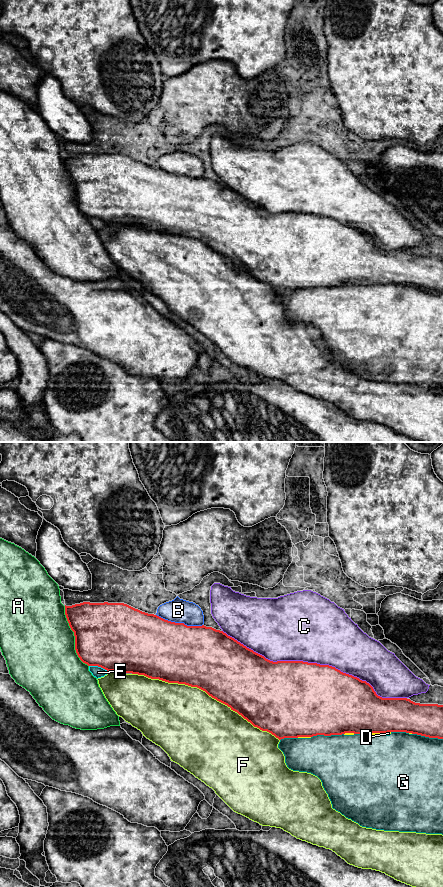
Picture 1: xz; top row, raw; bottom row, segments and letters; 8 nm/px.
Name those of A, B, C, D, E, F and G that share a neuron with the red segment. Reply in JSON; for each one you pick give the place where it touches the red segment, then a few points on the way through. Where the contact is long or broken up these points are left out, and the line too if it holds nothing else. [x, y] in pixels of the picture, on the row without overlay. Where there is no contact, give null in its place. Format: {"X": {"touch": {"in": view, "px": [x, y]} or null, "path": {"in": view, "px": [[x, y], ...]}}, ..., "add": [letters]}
{"add": []}

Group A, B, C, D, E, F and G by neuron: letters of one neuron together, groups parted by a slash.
A / B / C / D G / E / F

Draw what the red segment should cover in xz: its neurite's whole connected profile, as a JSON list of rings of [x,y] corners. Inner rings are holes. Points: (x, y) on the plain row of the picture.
[[[83,154],[72,158],[65,157],[65,167],[74,184],[76,205],[88,218],[197,239],[230,259],[254,279],[271,285],[279,292],[317,287],[388,284],[406,284],[443,291],[443,257],[420,256],[407,250],[382,250],[366,233],[329,217],[303,213],[273,214],[223,183],[204,177],[187,178],[184,175],[171,174],[124,155]]]

